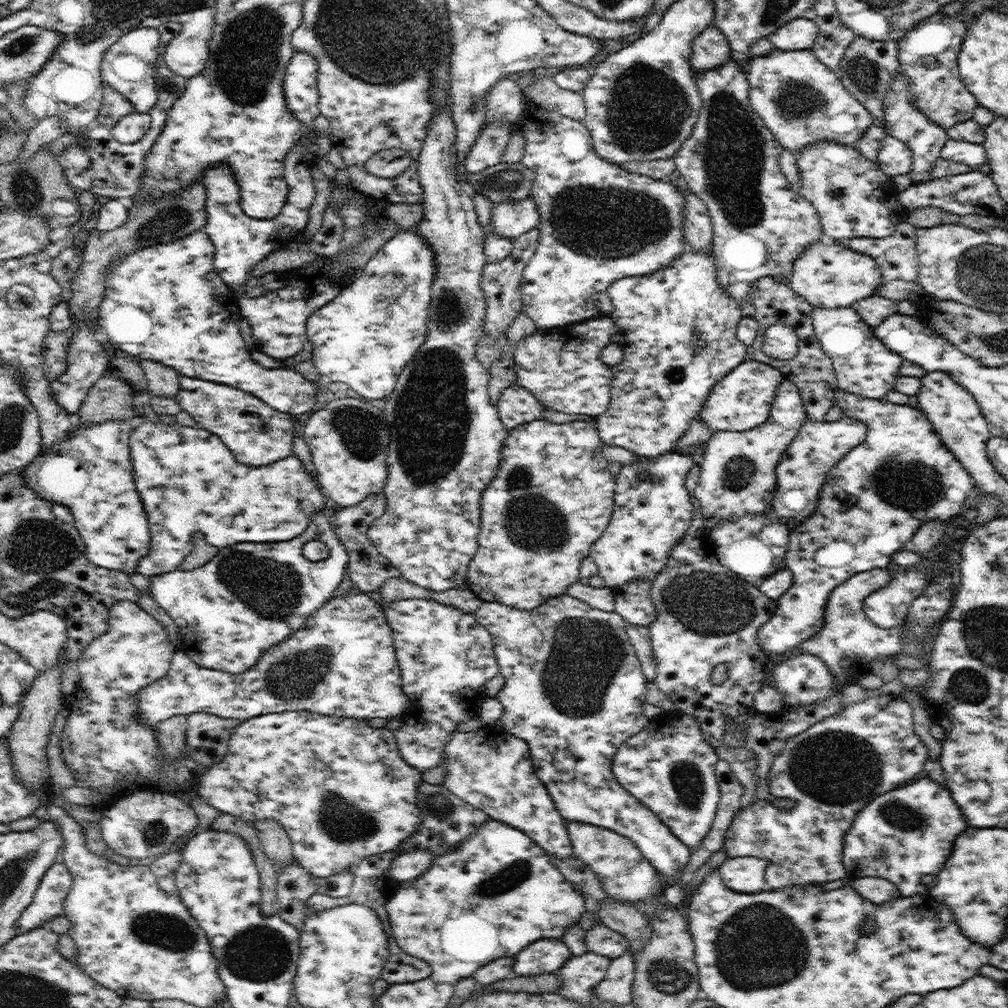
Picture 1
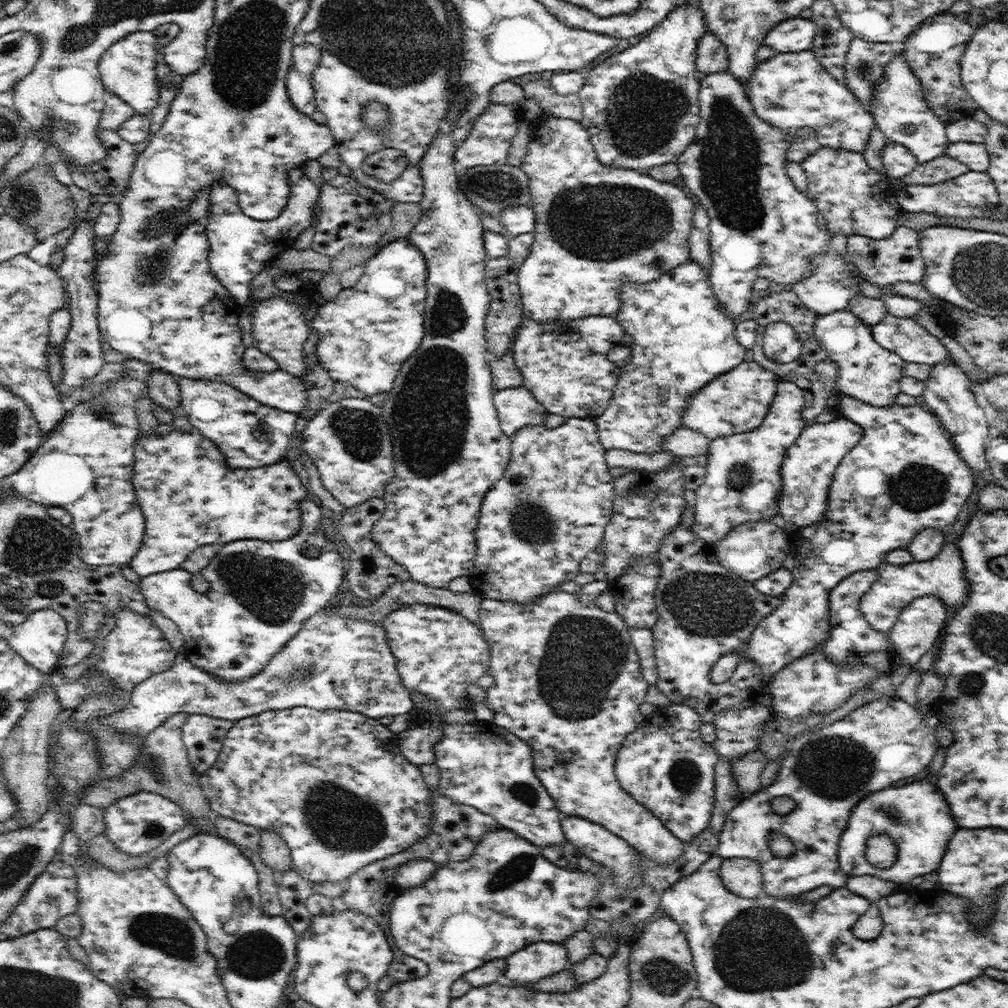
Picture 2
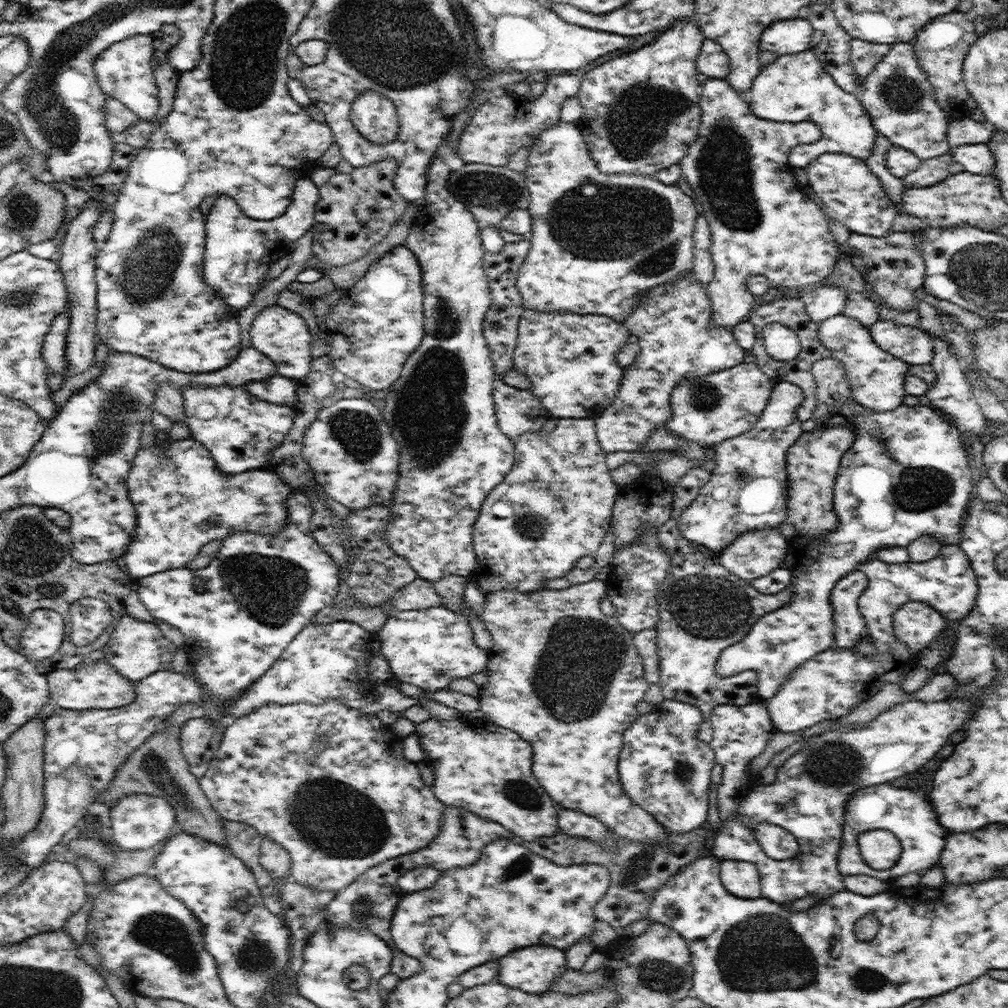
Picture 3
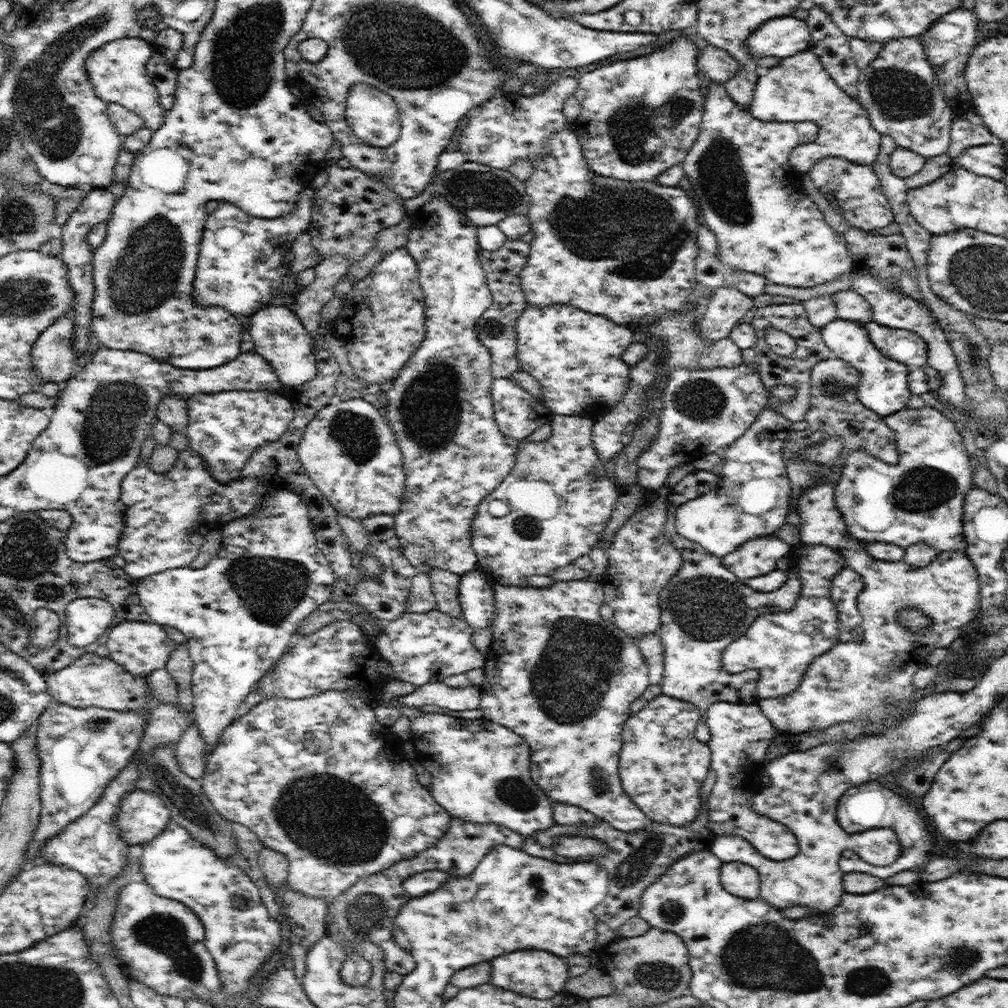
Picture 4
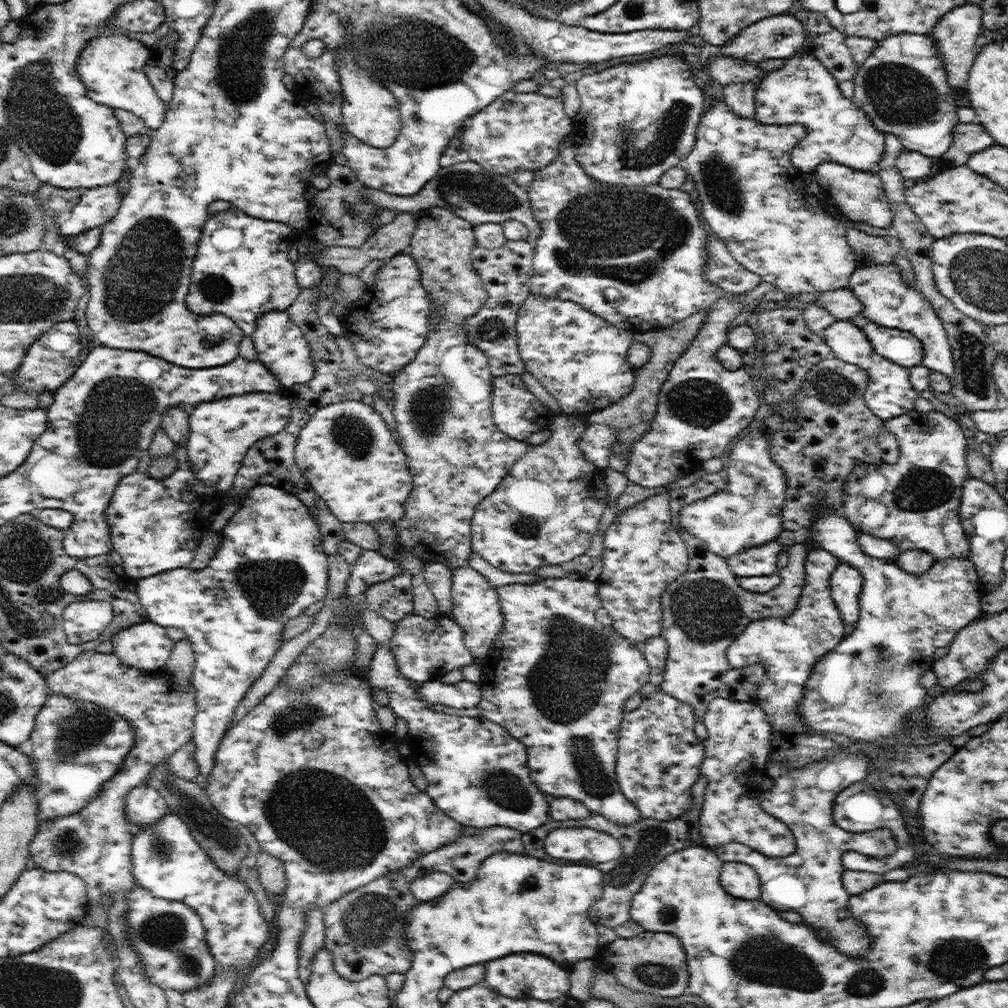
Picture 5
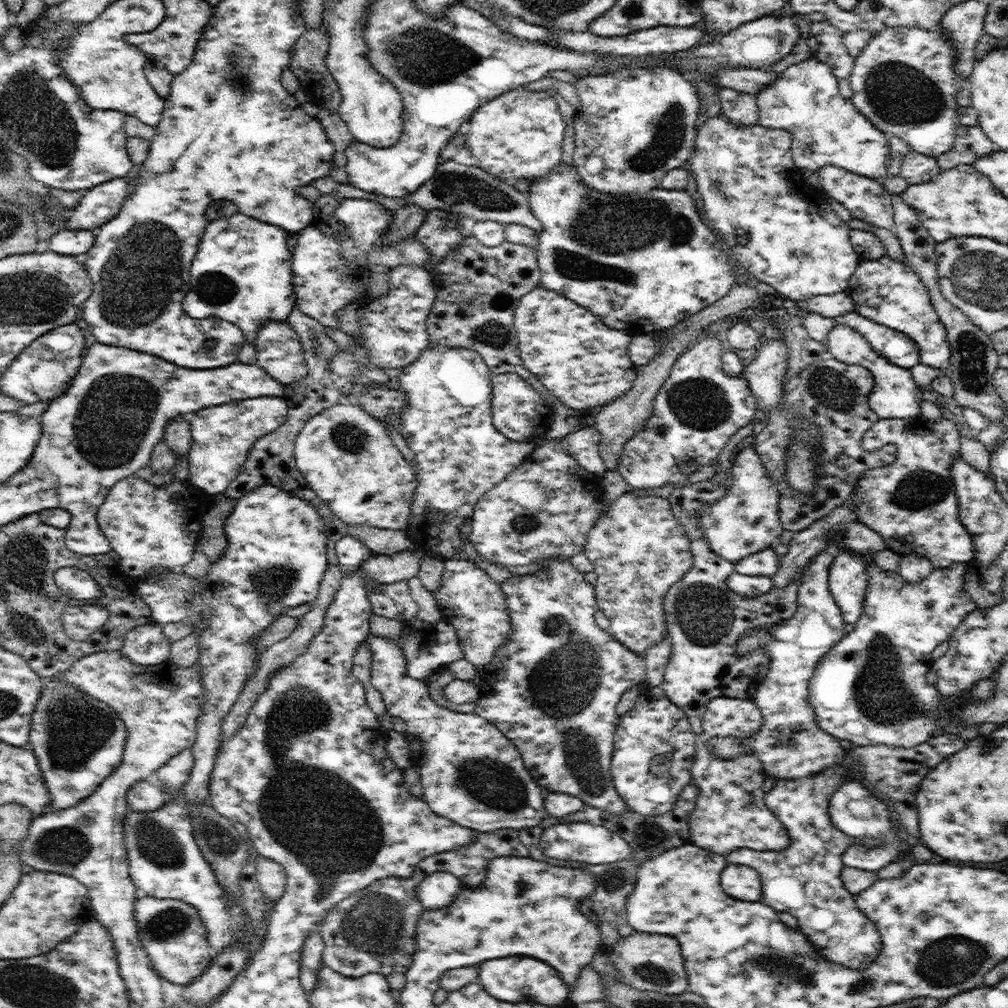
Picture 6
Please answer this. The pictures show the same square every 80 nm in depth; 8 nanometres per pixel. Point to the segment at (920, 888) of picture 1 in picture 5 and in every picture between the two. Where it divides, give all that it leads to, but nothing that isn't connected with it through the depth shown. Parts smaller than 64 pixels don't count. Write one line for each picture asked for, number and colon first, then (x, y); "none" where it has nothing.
2: (916, 816)
3: (907, 812)
4: (861, 808)
5: (862, 810)

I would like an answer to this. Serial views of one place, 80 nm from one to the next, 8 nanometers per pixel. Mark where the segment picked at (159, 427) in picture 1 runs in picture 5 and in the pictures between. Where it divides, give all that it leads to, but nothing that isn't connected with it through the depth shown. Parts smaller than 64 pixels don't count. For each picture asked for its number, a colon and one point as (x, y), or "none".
2: (190, 496)
3: (183, 500)
4: (167, 515)
5: (156, 525)

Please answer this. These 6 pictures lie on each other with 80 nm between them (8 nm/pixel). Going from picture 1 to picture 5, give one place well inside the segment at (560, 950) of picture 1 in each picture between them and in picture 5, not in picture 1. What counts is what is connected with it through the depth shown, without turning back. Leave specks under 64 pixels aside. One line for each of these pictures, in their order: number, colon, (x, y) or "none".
2: (542, 959)
3: (534, 969)
4: (534, 973)
5: (523, 975)

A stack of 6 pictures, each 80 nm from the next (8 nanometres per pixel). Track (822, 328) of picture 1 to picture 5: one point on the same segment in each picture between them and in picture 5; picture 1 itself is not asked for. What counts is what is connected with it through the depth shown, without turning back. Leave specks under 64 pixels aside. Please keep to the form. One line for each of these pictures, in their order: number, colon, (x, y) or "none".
2: (871, 373)
3: (876, 378)
4: (883, 388)
5: (889, 393)

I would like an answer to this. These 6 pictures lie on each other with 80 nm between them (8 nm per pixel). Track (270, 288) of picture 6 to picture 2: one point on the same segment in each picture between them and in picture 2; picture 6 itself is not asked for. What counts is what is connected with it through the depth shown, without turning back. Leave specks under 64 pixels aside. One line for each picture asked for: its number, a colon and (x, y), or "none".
2: (240, 247)
3: (240, 250)
4: (240, 267)
5: (241, 269)

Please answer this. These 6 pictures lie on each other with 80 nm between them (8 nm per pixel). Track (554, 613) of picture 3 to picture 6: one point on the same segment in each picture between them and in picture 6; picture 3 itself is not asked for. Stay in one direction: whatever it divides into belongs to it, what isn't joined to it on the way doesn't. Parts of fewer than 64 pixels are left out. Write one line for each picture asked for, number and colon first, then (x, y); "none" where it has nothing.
4: (558, 674)
5: (557, 679)
6: (553, 688)

